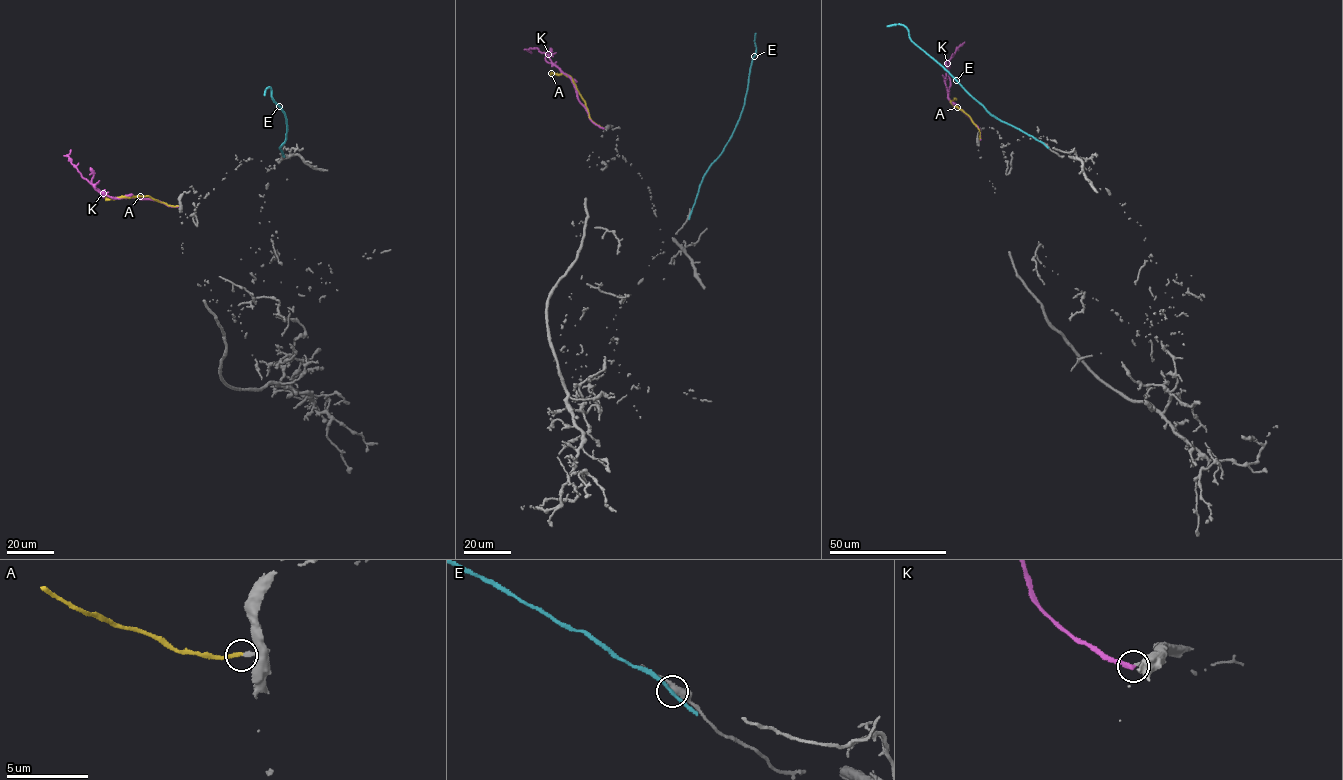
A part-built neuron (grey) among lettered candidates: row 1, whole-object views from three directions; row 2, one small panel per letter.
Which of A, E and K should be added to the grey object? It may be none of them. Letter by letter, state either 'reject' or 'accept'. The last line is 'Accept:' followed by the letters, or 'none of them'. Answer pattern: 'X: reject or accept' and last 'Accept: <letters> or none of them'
A: accept
E: reject
K: reject
Accept: A

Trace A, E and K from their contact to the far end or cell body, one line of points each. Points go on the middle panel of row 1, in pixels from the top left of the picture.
A: (604, 128), (590, 118), (571, 77), (550, 74)
E: (690, 214), (701, 182), (739, 118), (756, 51), (755, 33)
K: (604, 128), (591, 121), (573, 83), (553, 65), (549, 56), (536, 48), (528, 49), (531, 53)

